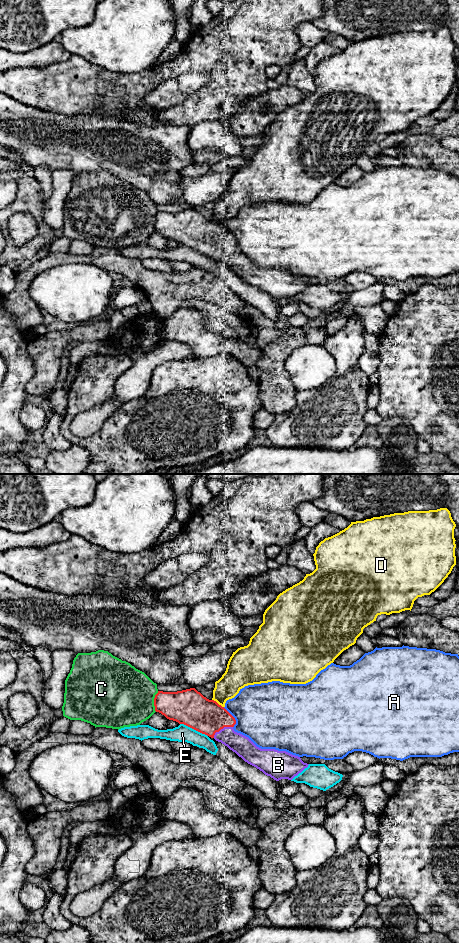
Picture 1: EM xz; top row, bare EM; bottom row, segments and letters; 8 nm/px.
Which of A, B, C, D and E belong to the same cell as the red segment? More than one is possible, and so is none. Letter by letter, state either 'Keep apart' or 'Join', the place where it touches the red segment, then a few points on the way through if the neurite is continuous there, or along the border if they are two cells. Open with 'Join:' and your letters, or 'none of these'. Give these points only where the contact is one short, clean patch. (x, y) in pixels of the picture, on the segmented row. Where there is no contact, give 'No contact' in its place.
Join: B
A: Keep apart. Touches red at xz (233, 717)
B: Join. Touches red at xz (221, 728)
C: Keep apart. Touches red at xz (154, 701)
D: Keep apart. Touches red at xz (217, 703)
E: Keep apart. Touches red at xz (194, 729). Boundary: xz (180, 723), (207, 736)

